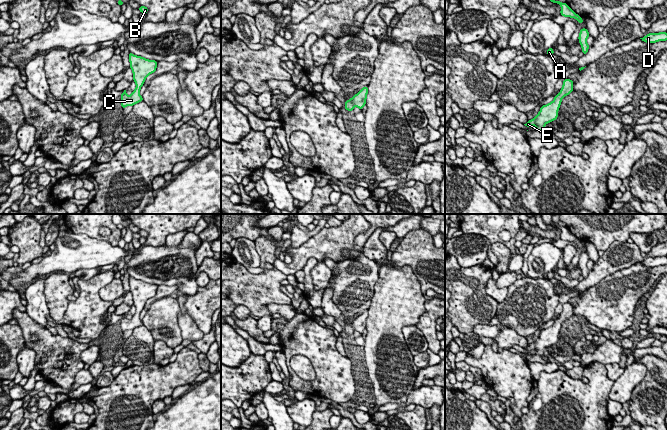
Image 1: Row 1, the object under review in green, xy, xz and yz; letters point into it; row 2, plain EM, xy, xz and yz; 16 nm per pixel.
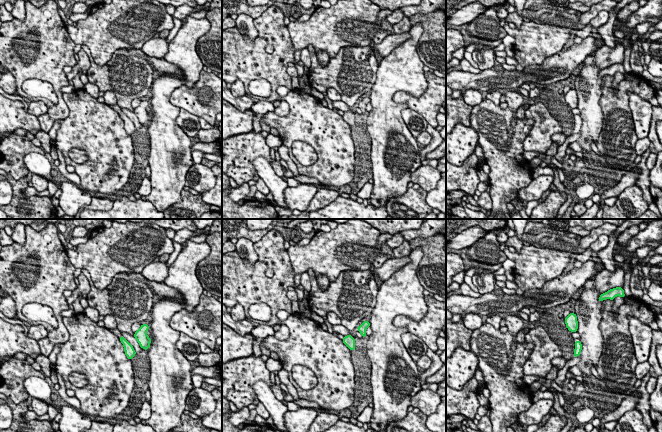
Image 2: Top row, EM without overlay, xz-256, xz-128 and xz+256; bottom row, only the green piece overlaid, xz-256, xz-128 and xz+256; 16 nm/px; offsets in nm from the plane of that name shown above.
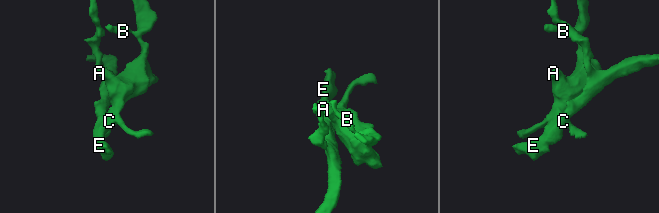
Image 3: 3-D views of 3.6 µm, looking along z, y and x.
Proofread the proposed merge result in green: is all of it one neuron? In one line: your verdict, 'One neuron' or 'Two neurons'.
One neuron

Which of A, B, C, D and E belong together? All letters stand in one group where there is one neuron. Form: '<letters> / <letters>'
A B C D E

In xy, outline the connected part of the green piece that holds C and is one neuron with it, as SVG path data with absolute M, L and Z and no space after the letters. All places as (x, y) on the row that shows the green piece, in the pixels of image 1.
M129 52L129 62L136 88L130 96L126 93L126 90L121 94L121 106L123 109L126 106L133 106L136 103L143 101L143 98L140 95L140 89L147 76L156 71L158 64L155 60L149 60L144 57L134 55L131 52Z

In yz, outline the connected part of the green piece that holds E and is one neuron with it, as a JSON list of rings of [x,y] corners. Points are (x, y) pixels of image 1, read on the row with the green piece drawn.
[[[570,79],[563,80],[563,86],[560,93],[554,97],[554,100],[546,105],[541,106],[539,113],[532,119],[528,120],[527,127],[535,126],[535,131],[546,131],[545,125],[558,118],[562,98],[573,92],[573,81]]]

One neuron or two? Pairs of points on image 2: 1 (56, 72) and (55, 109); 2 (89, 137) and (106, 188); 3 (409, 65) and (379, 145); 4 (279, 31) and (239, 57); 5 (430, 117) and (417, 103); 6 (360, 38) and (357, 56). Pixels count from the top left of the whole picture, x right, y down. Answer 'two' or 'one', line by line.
1: one
2: one
3: one
4: one
5: one
6: two

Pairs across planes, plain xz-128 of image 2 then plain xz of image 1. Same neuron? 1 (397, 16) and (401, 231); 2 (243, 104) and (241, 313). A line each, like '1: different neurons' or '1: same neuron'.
1: different neurons
2: different neurons

